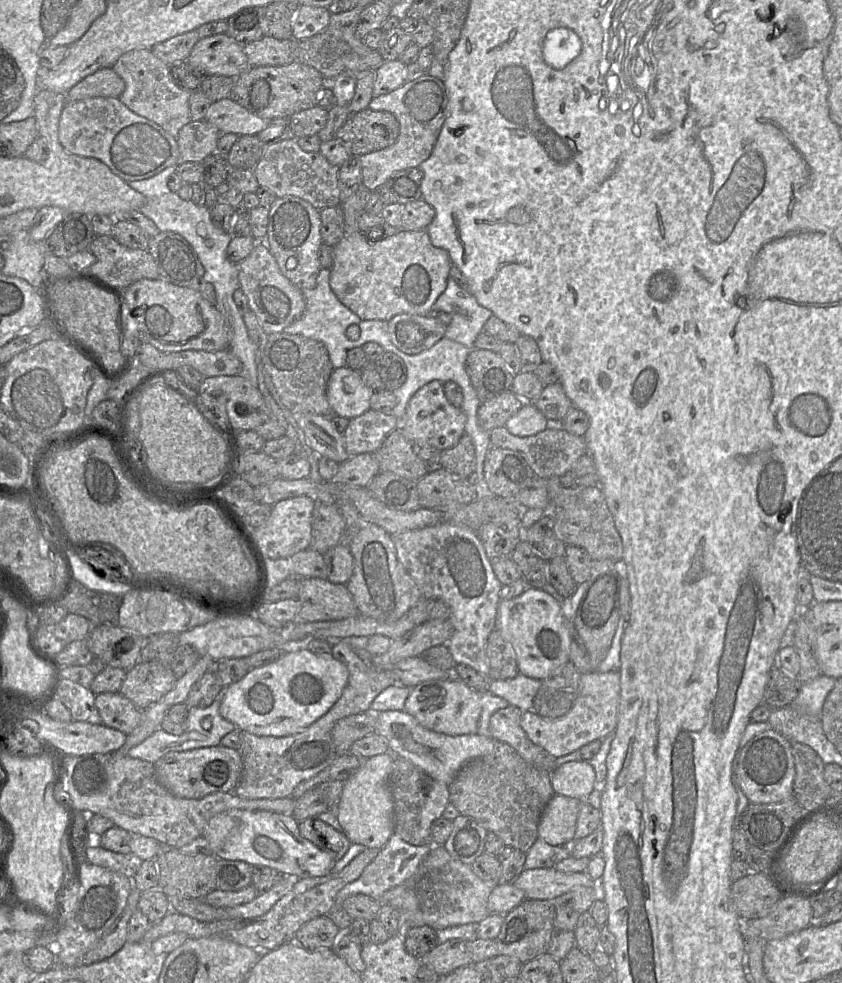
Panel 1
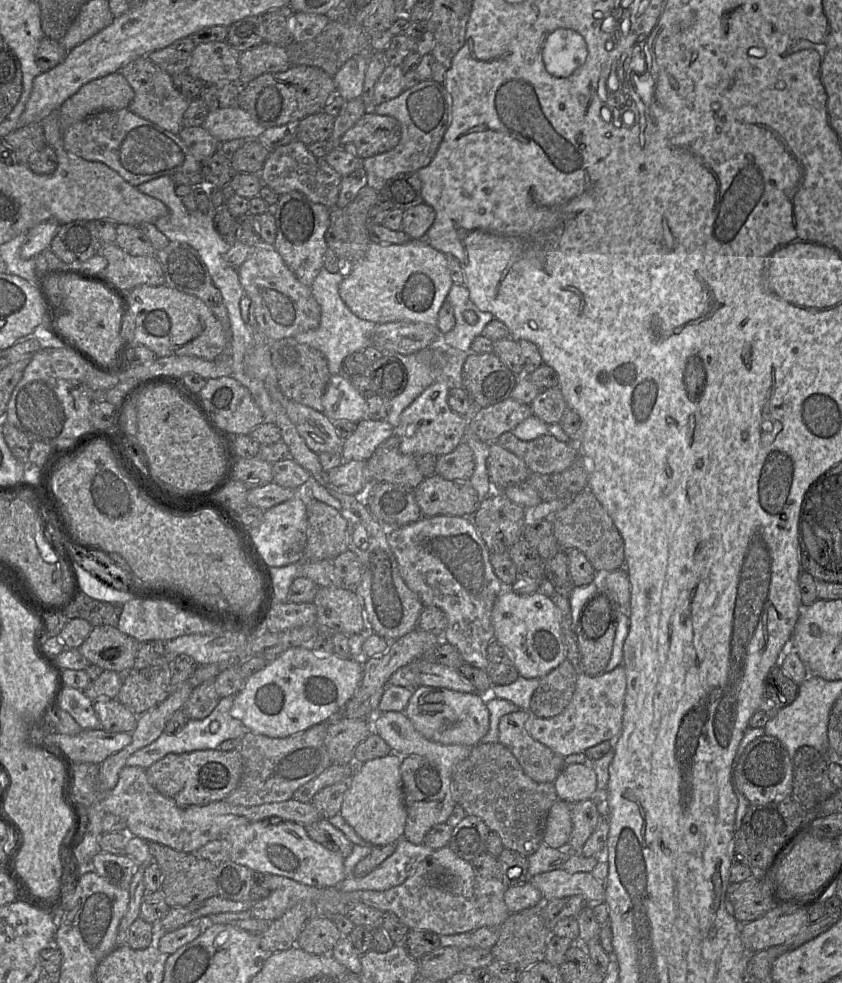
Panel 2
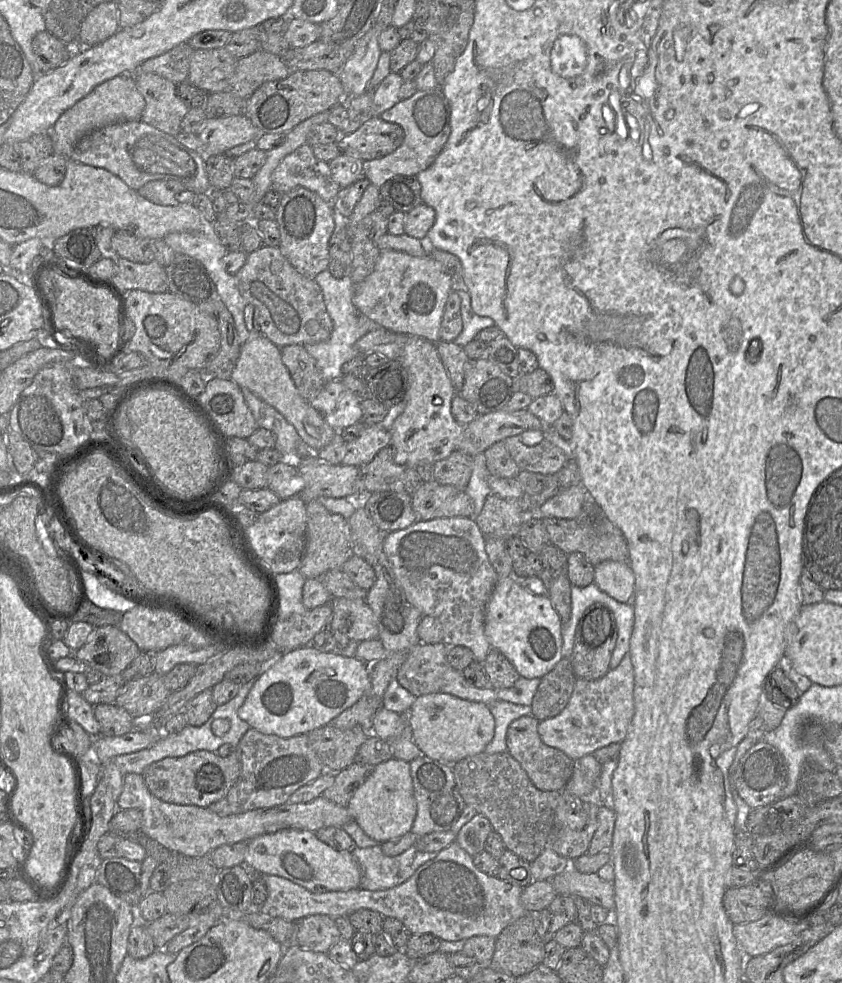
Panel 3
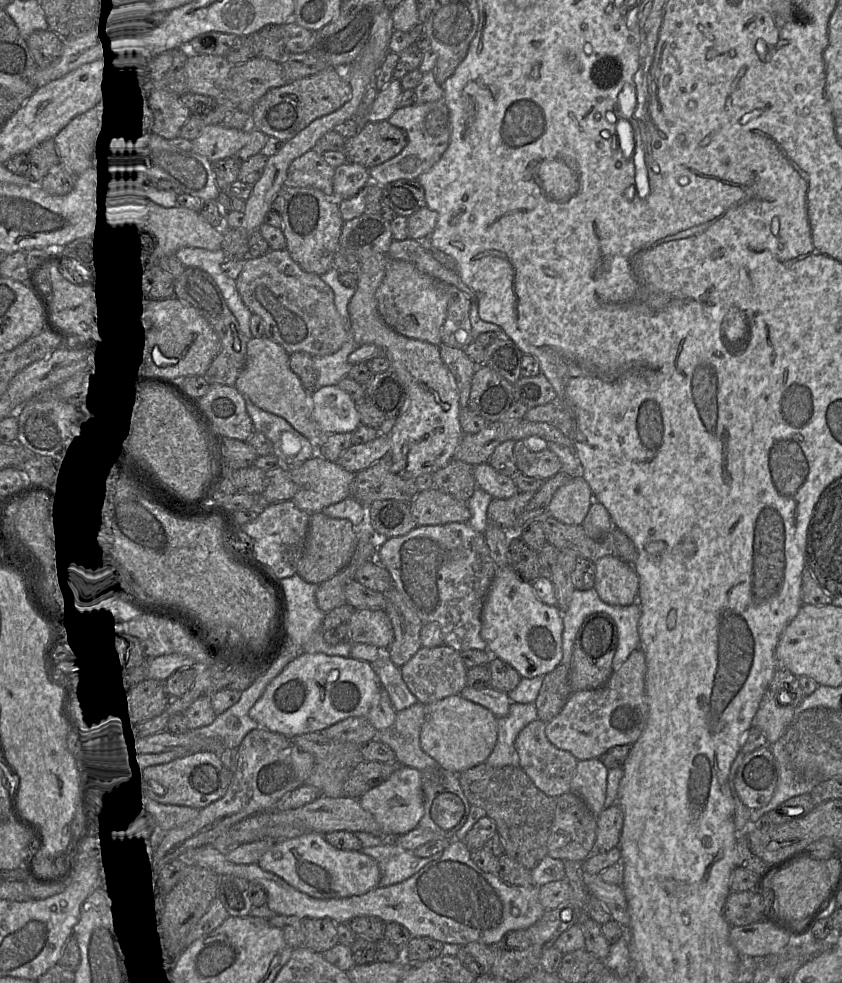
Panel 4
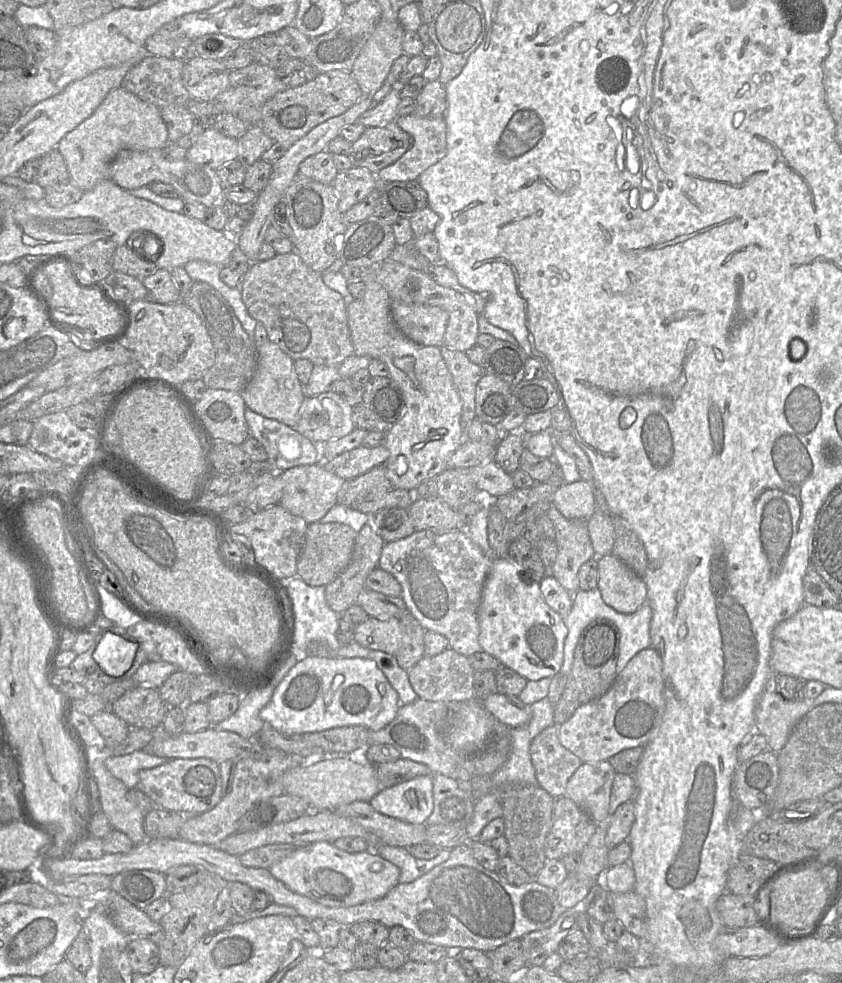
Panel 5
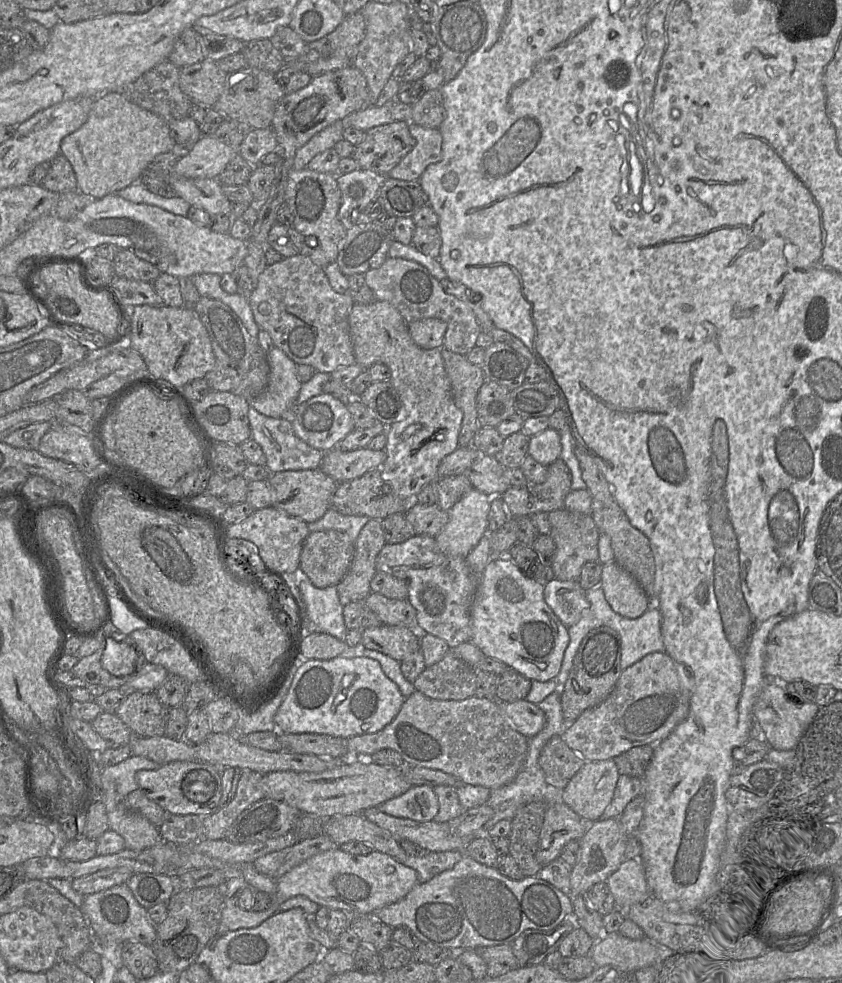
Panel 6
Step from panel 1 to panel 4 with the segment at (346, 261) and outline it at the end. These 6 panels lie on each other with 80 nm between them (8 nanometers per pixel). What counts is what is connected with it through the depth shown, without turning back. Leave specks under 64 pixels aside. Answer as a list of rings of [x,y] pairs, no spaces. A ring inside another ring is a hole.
[[[391,260],[375,294],[378,312],[383,321],[394,331],[406,337],[429,342],[434,345],[442,343],[442,326],[447,316],[447,295],[434,288],[435,281],[438,281],[438,279],[419,271],[410,262]]]

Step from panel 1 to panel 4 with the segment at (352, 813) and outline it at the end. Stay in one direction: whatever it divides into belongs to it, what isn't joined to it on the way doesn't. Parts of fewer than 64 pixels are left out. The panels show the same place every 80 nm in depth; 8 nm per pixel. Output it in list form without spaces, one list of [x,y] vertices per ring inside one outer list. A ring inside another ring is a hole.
[[[403,765],[387,780],[360,796],[359,802],[364,810],[374,816],[385,835],[399,836],[414,830],[424,814],[421,771]]]

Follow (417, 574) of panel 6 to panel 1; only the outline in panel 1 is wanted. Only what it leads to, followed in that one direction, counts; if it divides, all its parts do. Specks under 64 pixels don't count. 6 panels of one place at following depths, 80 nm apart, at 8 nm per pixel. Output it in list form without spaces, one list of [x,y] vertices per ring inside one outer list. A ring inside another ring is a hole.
[[[448,522],[422,529],[391,535],[399,562],[414,580],[422,597],[445,601],[451,609],[452,633],[446,645],[457,664],[470,666],[485,678],[489,676],[489,660],[486,655],[488,637],[496,629],[499,593],[502,584],[497,579],[477,532],[468,527]]]

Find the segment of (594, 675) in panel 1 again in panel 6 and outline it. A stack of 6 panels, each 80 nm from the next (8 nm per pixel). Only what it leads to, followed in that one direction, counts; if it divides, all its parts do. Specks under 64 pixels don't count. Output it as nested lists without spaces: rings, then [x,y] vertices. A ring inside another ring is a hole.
[[[666,652],[647,654],[624,669],[610,695],[579,715],[561,735],[586,762],[612,760],[638,746],[666,738],[688,715],[692,678],[688,670]]]

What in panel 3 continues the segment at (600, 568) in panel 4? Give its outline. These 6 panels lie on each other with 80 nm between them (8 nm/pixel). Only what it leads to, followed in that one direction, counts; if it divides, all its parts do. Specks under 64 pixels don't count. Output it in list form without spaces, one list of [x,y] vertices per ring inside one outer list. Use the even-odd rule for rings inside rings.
[[[604,561],[594,566],[594,583],[620,603],[634,598],[634,574],[626,562]]]

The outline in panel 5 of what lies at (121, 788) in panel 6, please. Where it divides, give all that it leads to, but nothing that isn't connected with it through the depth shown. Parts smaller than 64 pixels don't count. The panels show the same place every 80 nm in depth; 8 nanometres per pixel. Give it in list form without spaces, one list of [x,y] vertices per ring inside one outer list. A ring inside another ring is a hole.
[[[138,750],[122,756],[111,754],[102,756],[102,761],[109,772],[121,780],[128,789],[138,787],[138,773],[140,770],[155,768],[168,760],[166,757],[159,757],[144,750]]]

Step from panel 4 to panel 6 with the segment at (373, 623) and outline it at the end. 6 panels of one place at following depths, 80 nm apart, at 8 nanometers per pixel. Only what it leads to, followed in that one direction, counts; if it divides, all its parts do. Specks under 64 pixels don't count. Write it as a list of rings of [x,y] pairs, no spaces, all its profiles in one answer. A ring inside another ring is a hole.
[[[383,624],[379,627],[365,628],[362,631],[361,645],[401,662],[408,655],[420,650],[420,639],[425,633]]]

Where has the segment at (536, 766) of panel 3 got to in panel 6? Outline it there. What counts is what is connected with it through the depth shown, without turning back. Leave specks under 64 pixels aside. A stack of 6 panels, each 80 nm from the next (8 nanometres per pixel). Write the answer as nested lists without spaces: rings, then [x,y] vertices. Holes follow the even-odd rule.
[[[561,735],[552,736],[539,755],[539,763],[546,782],[562,790],[585,762],[563,741]]]

